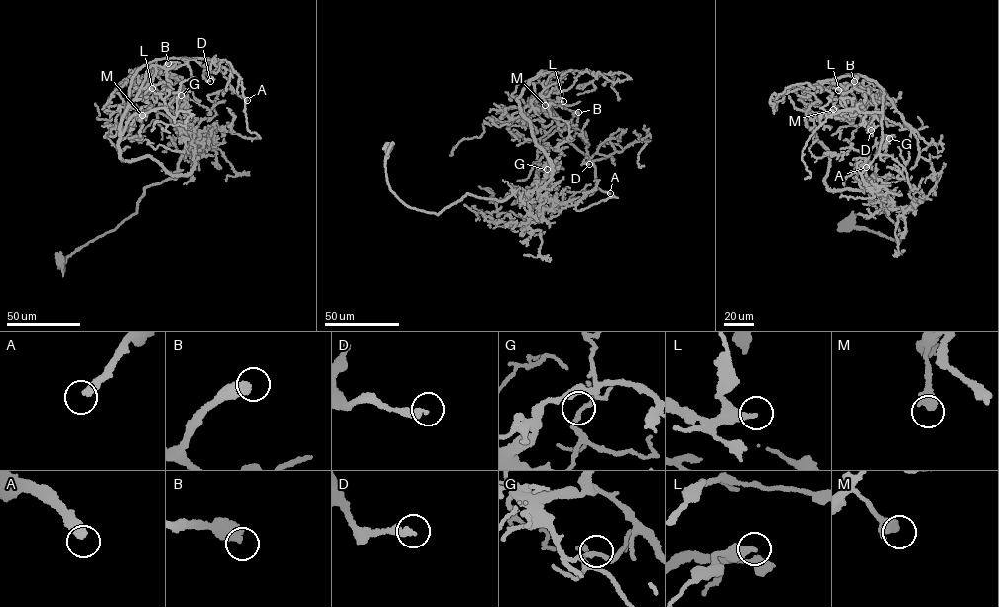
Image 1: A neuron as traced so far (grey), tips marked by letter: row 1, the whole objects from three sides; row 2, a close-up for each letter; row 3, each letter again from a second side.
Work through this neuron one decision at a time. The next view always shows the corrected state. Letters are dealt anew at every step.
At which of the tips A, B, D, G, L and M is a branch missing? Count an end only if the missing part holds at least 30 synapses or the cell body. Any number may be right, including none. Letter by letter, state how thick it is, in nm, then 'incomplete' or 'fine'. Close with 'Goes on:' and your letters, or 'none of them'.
A: 360 nm thick; incomplete
B: 500 nm thick; incomplete
D: 240 nm thick; fine
G: 160 nm thick; fine
L: 240 nm thick; incomplete
M: 500 nm thick; fine
Goes on: A, B, L

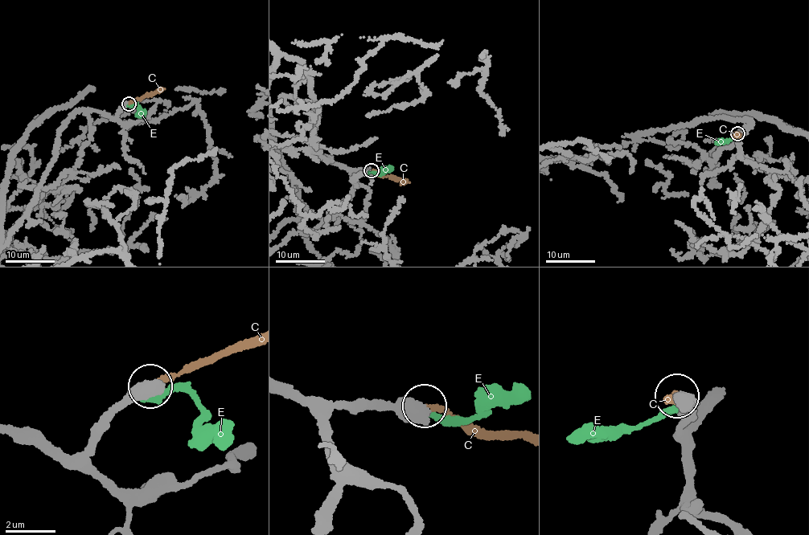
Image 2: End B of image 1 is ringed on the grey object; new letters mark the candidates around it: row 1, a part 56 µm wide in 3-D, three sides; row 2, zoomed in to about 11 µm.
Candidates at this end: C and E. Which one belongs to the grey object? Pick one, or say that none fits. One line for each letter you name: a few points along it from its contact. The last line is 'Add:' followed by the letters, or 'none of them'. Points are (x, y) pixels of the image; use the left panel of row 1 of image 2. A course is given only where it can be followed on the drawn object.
C: Its course: (129, 103), (163, 89)
Add: C

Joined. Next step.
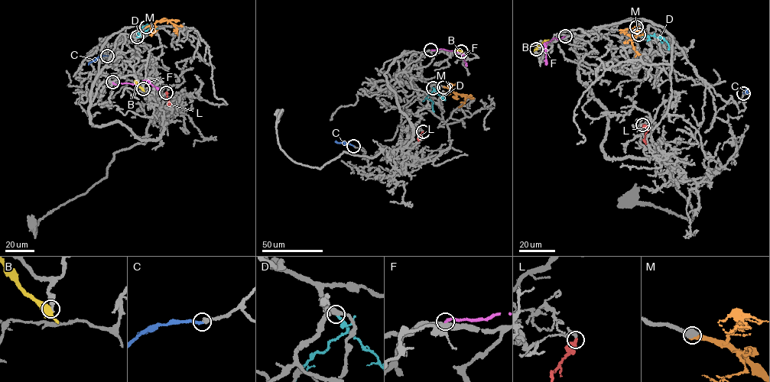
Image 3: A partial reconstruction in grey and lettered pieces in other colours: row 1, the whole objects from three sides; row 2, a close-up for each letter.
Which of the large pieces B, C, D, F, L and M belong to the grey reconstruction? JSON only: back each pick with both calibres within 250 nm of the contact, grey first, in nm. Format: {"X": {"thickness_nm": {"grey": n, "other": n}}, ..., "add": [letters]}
{"C": {"thickness_nm": {"grey": 320, "other": 240}}, "add": ["C"]}

